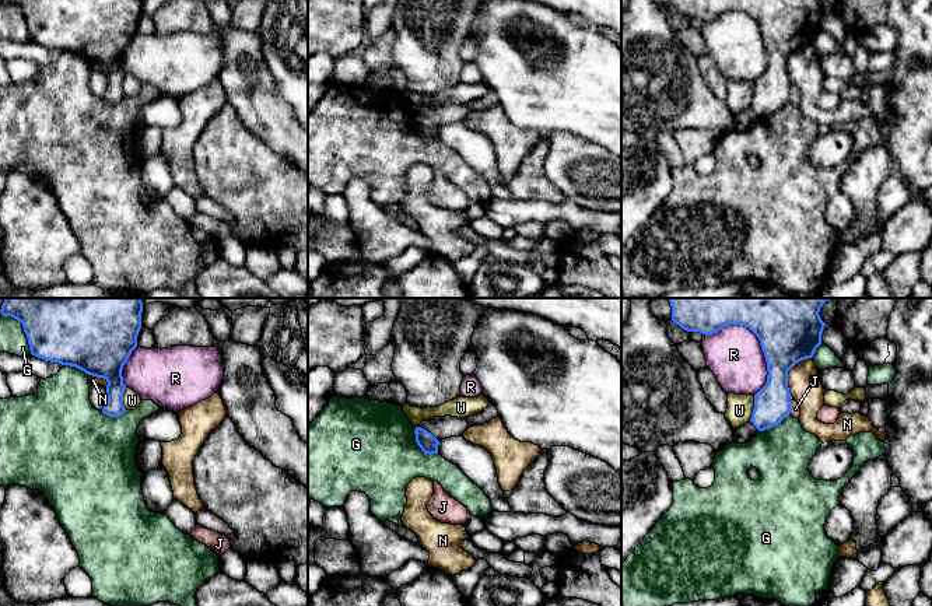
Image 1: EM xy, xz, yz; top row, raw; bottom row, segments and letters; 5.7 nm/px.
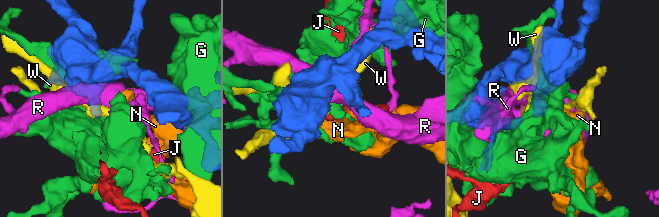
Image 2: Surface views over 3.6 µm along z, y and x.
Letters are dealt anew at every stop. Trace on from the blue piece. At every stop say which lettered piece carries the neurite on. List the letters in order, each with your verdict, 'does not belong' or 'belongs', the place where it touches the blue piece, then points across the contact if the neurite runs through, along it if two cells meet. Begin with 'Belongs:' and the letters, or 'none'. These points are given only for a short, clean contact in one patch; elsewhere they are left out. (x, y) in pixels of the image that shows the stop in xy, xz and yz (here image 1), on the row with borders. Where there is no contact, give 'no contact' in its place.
Belongs: none
G: does not belong; meets blue in xy at (23, 326)
J: does not belong; meets blue in yz at (789, 407); border along yz (792, 400), (788, 414)
N: does not belong; meets blue in yz at (787, 372); border along yz (810, 357), (799, 360), (788, 371), (788, 391), (791, 396)
R: does not belong; meets blue in yz at (759, 339)
W: does not belong; meets blue in yz at (753, 409)

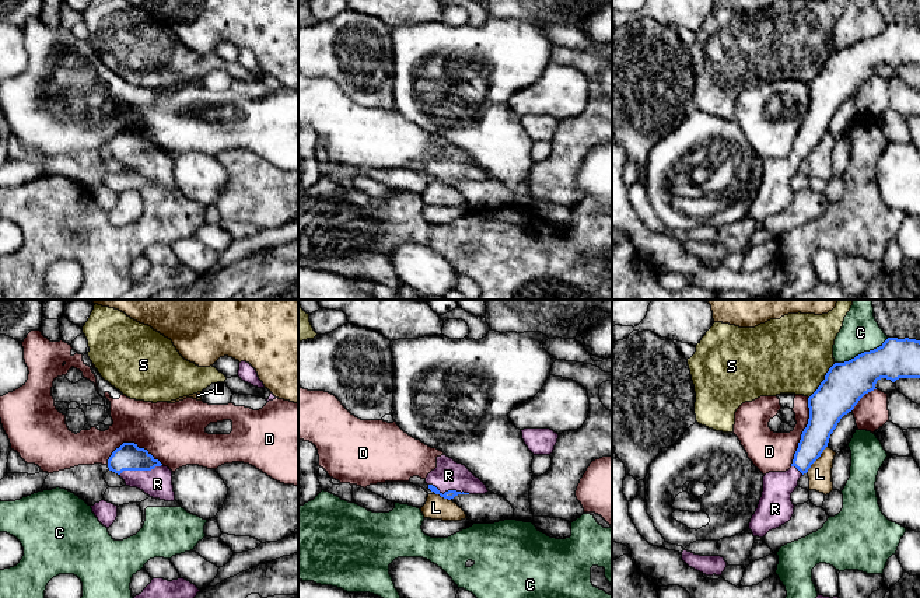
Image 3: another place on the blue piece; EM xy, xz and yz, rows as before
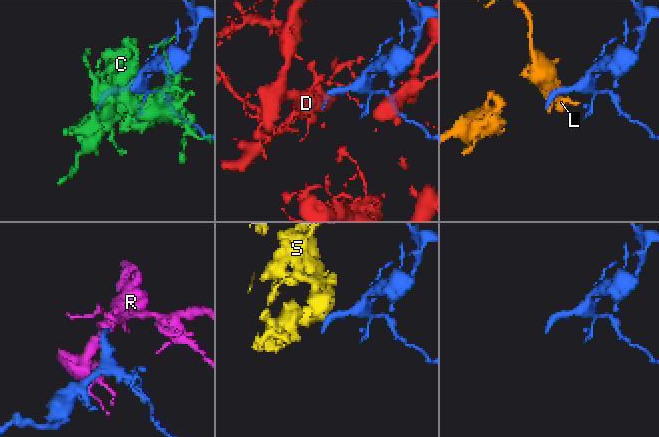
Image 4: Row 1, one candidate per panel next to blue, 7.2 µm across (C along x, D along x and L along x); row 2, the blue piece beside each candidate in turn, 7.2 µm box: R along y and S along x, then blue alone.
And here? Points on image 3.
Belongs: R
C: does not belong; meets blue in yz at (861, 353)
D: does not belong; meets blue in yz at (803, 432)
L: does not belong; meets blue in yz at (817, 458); border along yz (826, 446), (805, 472)
R: belongs; meets blue in xy at (140, 469); runs through xy (128, 457), (140, 469), (157, 483)
S: does not belong; meets blue in yz at (822, 381); border along yz (835, 363), (808, 398)

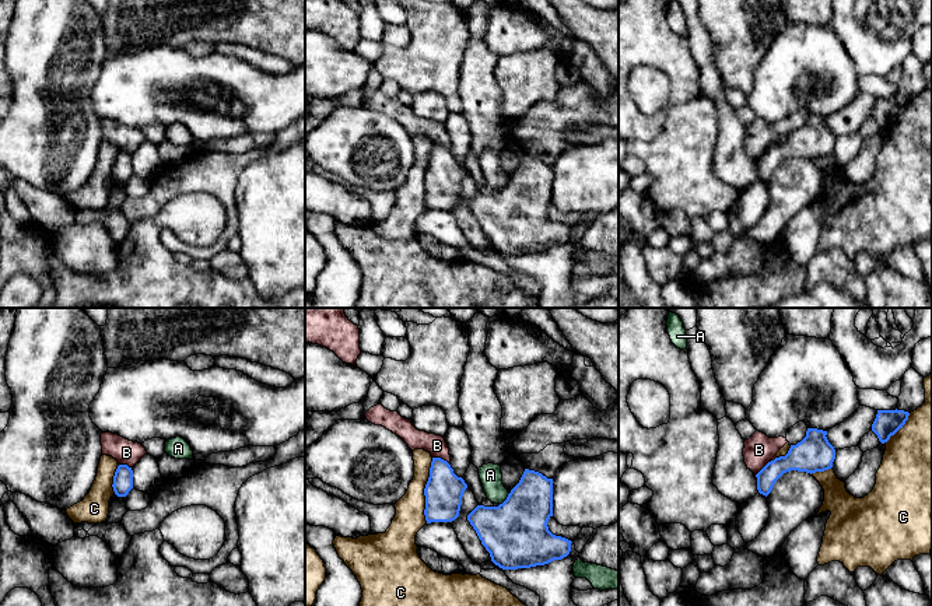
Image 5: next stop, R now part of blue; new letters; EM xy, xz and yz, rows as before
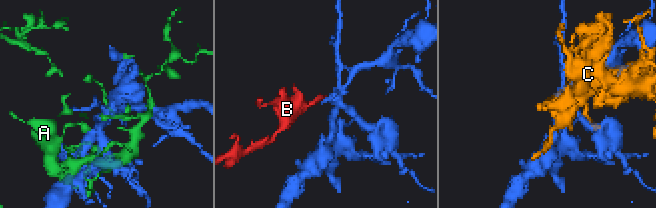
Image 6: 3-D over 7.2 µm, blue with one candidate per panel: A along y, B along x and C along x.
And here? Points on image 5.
Belongs: B
A: does not belong; meets blue in xz at (507, 498)
B: belongs; meets blue in xz at (440, 458); runs through xz (444, 490), (440, 458), (437, 445)
C: does not belong; meets blue in xz at (424, 490)

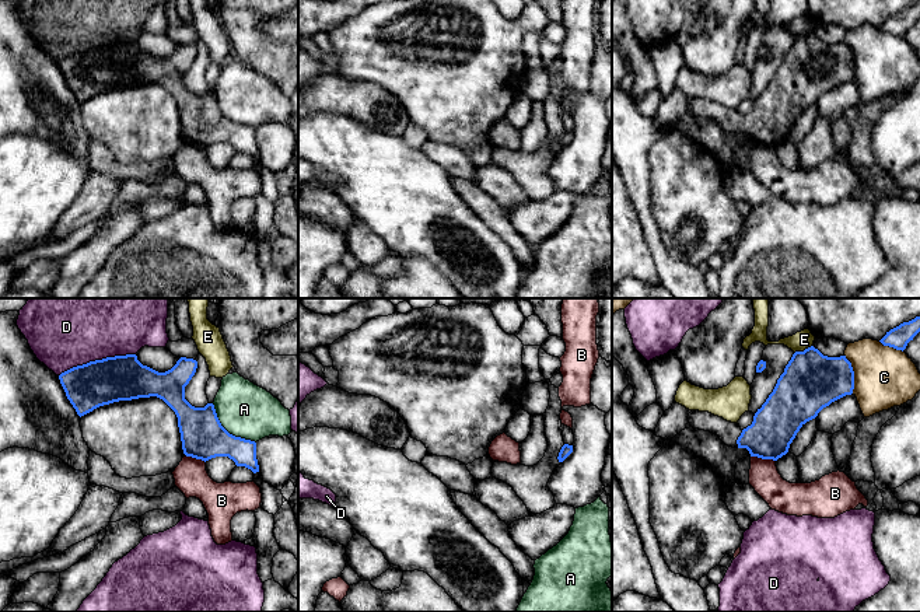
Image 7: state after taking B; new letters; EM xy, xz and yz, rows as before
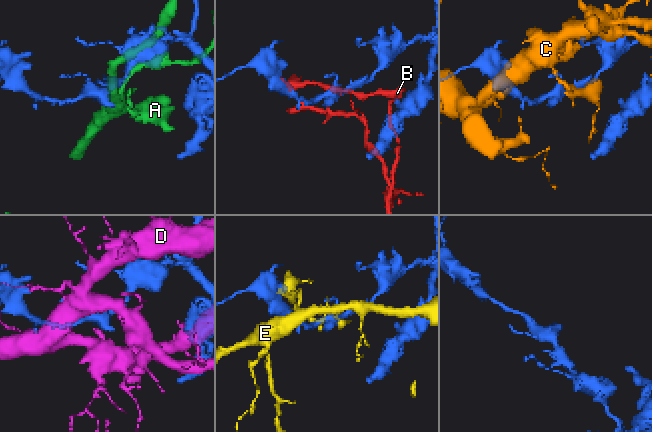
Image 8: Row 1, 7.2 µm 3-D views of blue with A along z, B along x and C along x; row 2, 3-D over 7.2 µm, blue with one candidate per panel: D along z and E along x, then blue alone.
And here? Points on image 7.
Belongs: none
A: does not belong; meets blue in xy at (227, 432)
B: does not belong; meets blue in yz at (763, 458)
C: does not belong; meets blue in yz at (853, 374)
D: does not belong; meets blue in xy at (97, 360)
E: does not belong; meets blue in yz at (804, 350)

